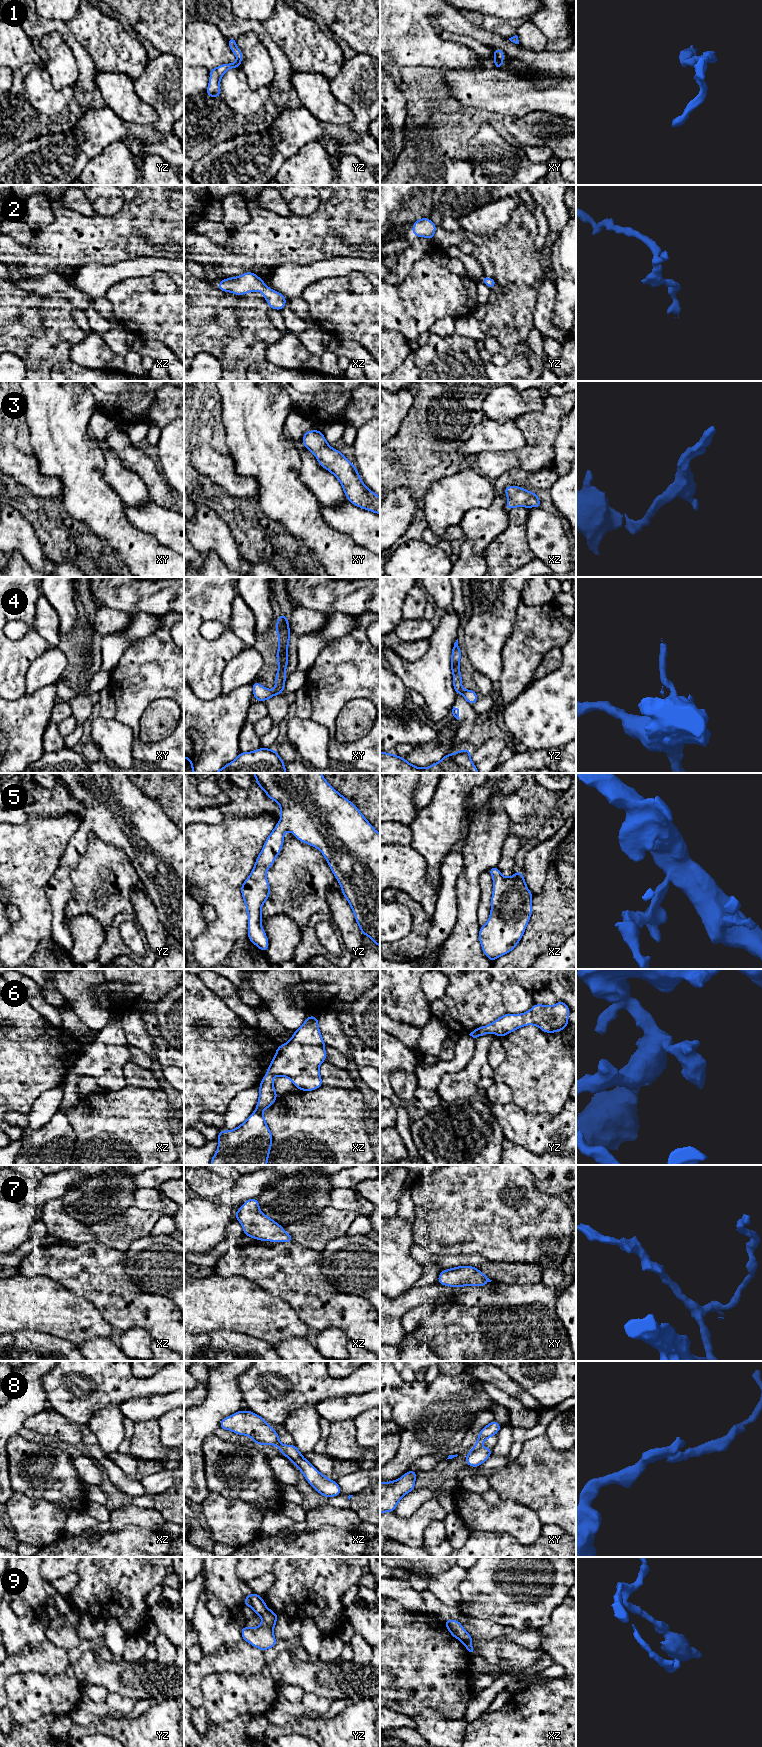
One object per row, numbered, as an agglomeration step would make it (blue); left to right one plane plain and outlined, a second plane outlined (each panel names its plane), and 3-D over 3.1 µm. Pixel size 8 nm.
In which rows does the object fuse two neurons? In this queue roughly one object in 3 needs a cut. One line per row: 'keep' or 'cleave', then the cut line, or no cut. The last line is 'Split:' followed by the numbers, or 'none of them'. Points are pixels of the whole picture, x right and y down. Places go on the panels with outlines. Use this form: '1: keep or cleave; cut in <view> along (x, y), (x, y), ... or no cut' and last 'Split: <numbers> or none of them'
1: keep; no cut
2: keep; no cut
3: keep; no cut
4: cleave; cut in xy along (273, 690), (275, 694)
5: keep; no cut
6: keep; no cut
7: keep; no cut
8: cleave; cut in xy along (479, 1445), (472, 1450)
9: keep; no cut
Split: 4, 8

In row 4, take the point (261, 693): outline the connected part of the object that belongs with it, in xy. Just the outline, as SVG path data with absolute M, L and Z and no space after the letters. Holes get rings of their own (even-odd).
M256 681L252 684L252 687L253 696L257 701L263 702L265 700L272 698L275 695L274 690L269 690Z

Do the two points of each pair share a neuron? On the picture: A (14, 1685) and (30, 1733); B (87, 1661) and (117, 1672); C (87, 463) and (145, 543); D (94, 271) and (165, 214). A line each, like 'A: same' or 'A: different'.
A: different
B: same
C: same
D: different

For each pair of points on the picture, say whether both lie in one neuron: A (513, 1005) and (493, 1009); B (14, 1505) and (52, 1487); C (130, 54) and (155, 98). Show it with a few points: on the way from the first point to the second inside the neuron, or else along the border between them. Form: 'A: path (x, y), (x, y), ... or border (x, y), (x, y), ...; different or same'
A: border (504, 983), (502, 1002), (505, 1012); different
B: border (14, 1491), (54, 1503); different
C: border (149, 60), (142, 74), (134, 82); different

